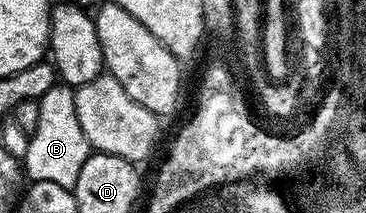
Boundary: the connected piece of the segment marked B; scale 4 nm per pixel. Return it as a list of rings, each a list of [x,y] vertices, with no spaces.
[[[57,83],[40,99],[39,123],[28,143],[23,156],[26,176],[33,181],[49,180],[63,188],[73,189],[81,166],[91,154],[91,146],[77,120],[75,92],[68,85]]]

